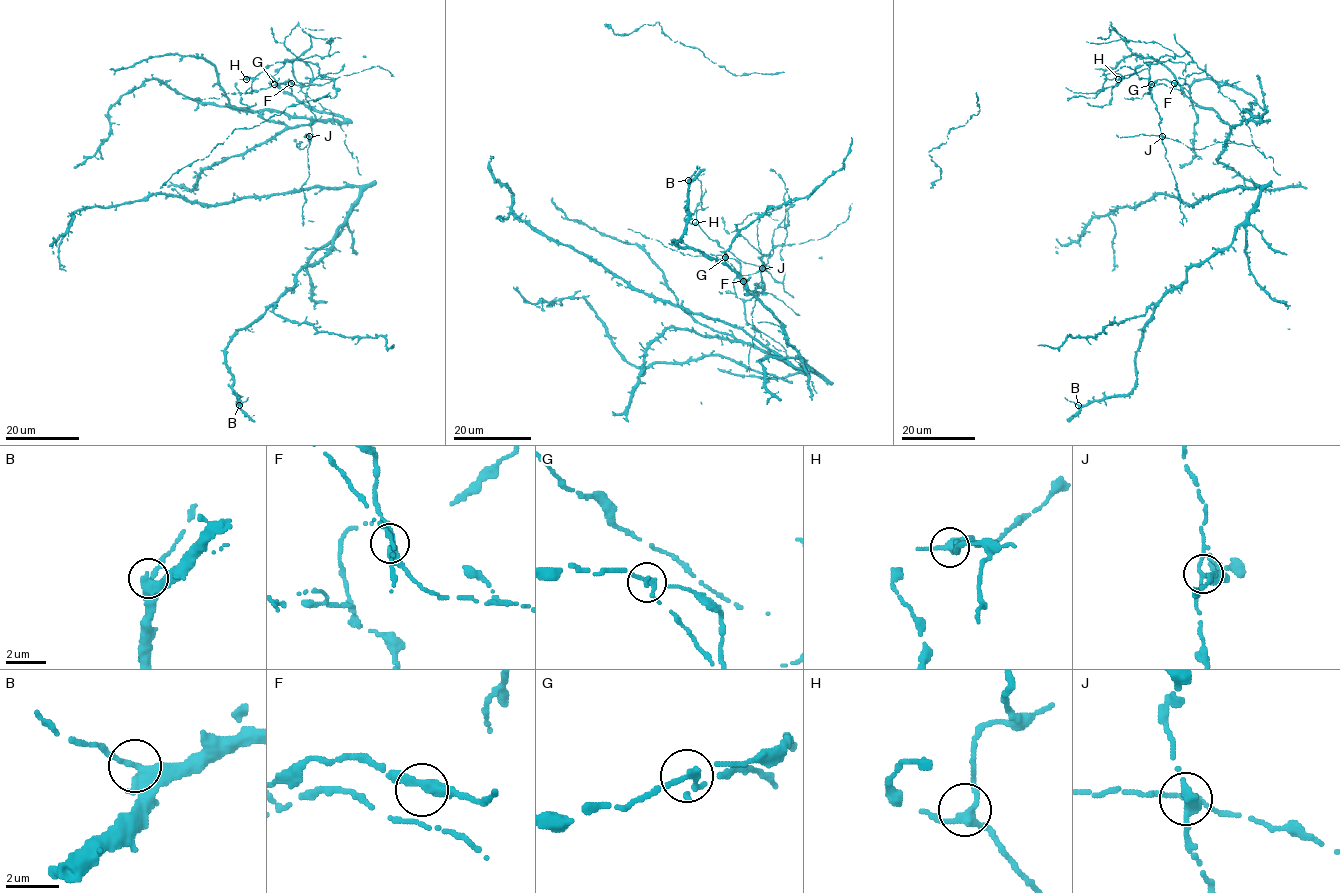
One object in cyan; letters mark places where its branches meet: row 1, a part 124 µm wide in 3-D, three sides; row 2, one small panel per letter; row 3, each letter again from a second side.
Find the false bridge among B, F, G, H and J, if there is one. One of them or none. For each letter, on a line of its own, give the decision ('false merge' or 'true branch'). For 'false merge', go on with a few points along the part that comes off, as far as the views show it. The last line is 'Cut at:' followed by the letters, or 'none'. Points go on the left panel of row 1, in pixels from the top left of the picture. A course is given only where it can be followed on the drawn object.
B: true branch
F: true branch
G: true branch
H: true branch
J: false merge | (309, 136), (309, 143), (302, 149), (299, 148), (301, 142), (297, 147)
Cut at: J

